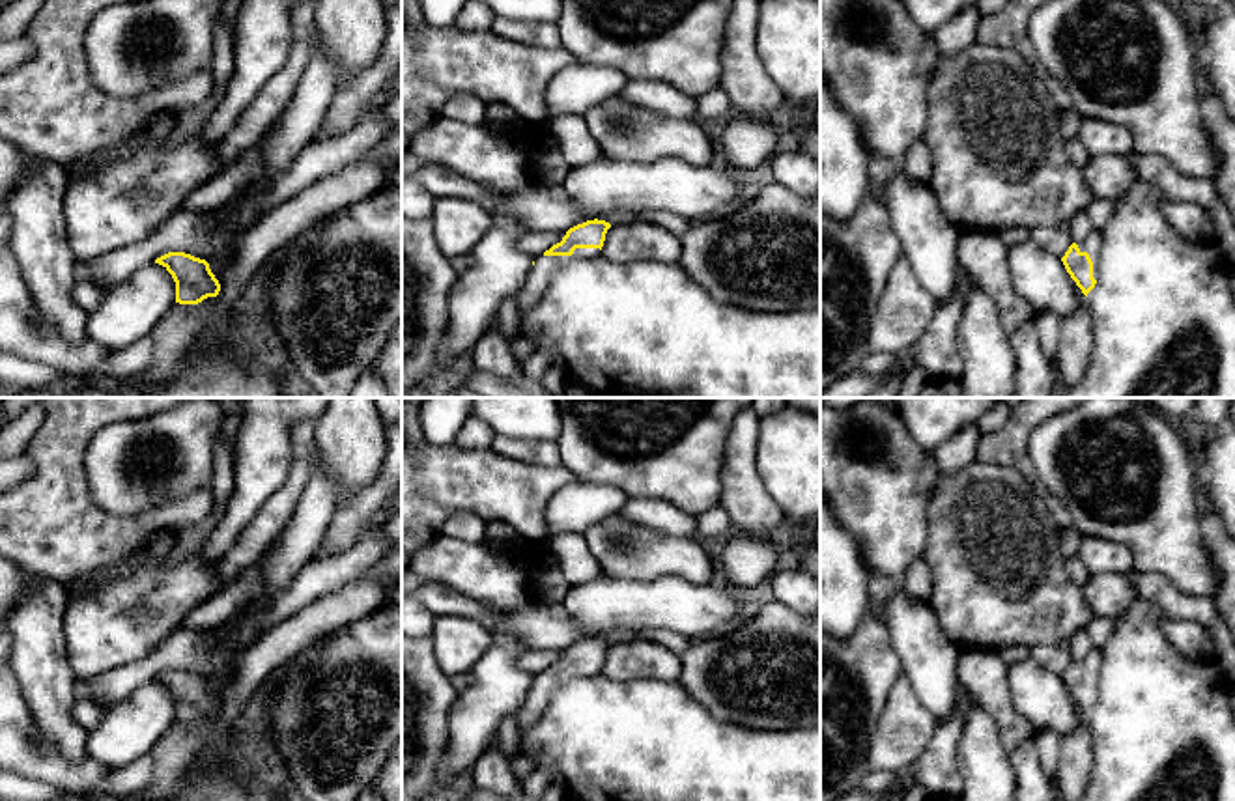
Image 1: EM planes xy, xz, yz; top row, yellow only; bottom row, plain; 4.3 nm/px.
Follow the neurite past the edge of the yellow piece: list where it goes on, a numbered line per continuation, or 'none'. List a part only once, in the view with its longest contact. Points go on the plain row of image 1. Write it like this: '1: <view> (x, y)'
1: xz (537, 699)

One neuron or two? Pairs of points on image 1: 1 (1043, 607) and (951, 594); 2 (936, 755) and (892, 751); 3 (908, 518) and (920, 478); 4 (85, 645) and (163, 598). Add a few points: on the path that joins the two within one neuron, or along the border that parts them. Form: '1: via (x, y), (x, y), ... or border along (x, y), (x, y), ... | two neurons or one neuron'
1: via (1021, 594), (974, 594) | one neuron
2: border along (938, 723), (925, 749), (908, 766) | two neurons
3: via (908, 508), (910, 488) | one neuron
4: via (103, 632), (126, 618), (144, 615) | one neuron

